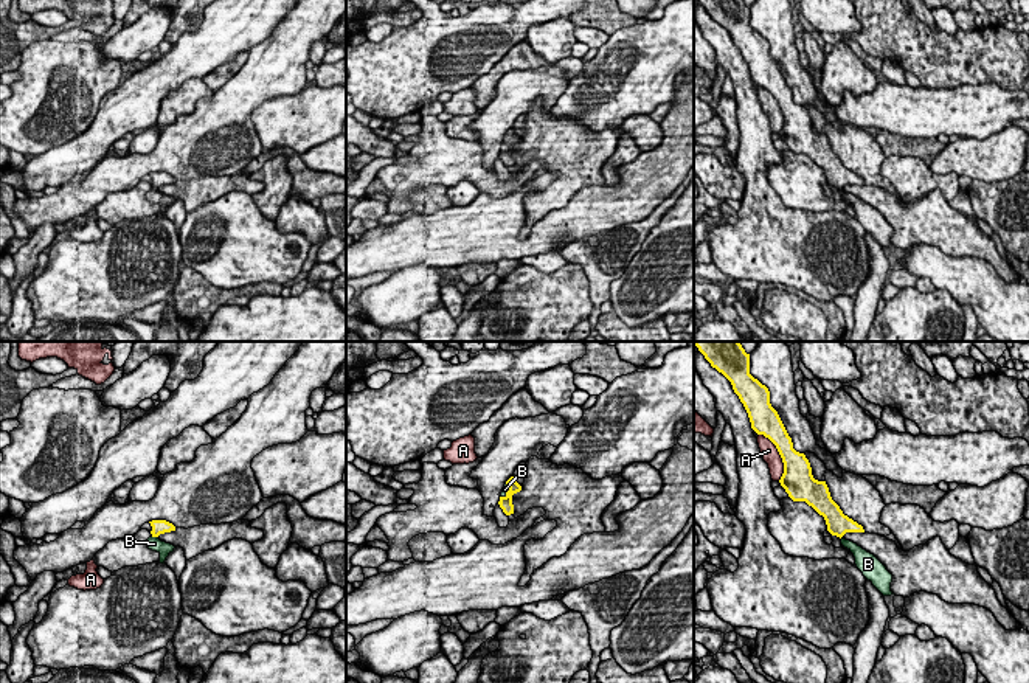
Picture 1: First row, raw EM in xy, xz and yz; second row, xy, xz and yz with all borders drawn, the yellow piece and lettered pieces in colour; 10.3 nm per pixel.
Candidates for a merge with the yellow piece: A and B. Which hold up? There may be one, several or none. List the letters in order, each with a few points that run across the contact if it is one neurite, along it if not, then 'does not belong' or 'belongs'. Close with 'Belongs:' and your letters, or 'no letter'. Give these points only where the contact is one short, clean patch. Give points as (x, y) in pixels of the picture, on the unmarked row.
A: does not belong
B: line xy (159, 179), (154, 188), (154, 196); belongs
Belongs: B

